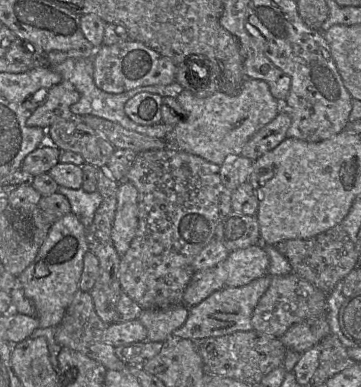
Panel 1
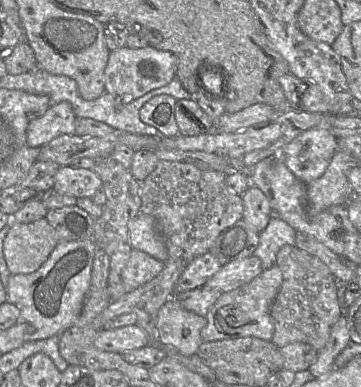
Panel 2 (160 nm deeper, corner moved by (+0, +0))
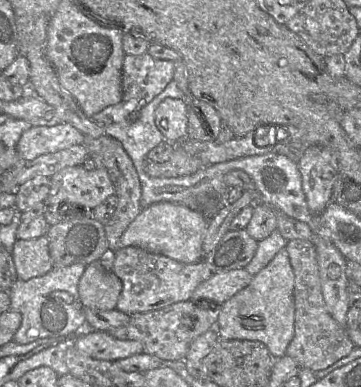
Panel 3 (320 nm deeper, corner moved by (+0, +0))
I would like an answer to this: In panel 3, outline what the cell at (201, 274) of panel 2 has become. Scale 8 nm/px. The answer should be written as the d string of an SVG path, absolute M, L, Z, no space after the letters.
M134 246L120 248L114 253L112 271L123 284L117 309L130 316L190 300L194 290L213 275L204 260L185 264Z

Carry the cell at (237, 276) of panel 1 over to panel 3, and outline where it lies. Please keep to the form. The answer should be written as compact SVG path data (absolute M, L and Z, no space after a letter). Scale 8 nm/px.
M245 268L230 270L222 273L213 273L211 278L201 283L192 293L190 300L192 300L198 307L198 302L207 301L215 302L216 305L222 305L225 301L230 299L236 293L245 288L253 279L253 276L248 273Z

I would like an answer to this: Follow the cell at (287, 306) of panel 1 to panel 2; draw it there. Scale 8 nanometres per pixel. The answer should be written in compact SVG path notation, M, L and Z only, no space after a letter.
M296 245L283 246L276 265L282 272L282 284L270 309L274 324L271 342L279 348L302 342L320 351L330 337L332 326L343 316L337 297L339 282L325 263Z

